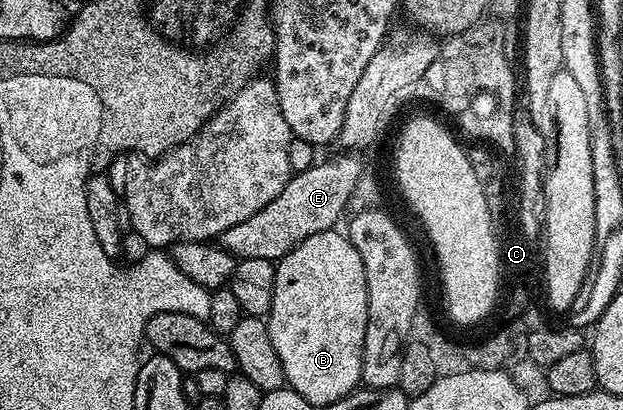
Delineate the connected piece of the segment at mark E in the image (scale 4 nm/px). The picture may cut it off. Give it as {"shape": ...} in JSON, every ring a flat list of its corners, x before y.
{"shape":[[349,152,338,153,329,160,318,161,309,170,294,173,290,180,287,180,284,190,277,194,277,198,267,203,247,218,244,222,231,226,229,230,225,230,217,238,219,246,227,252,233,254,237,260,248,260,249,258,265,258,272,262,277,262,285,254,289,253,297,247,305,238,312,237,313,234,330,231,344,208,350,205,351,196,355,190,355,186,359,180,359,176,363,169,363,163,359,159,353,157]]}

